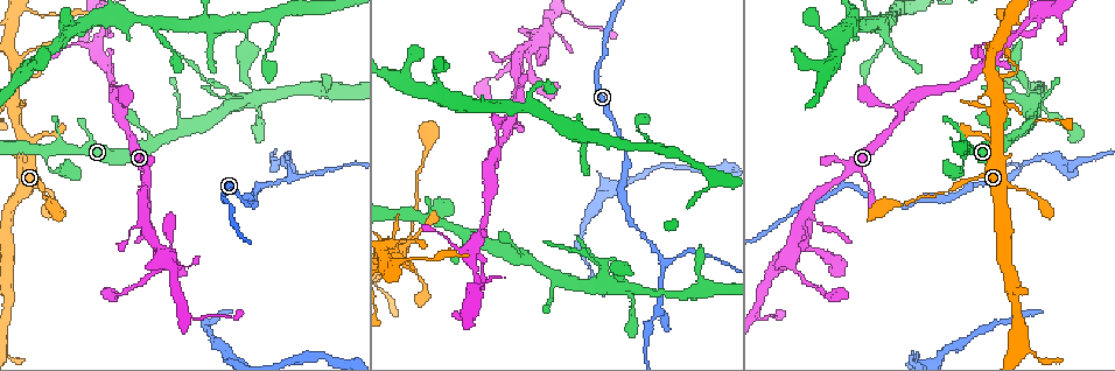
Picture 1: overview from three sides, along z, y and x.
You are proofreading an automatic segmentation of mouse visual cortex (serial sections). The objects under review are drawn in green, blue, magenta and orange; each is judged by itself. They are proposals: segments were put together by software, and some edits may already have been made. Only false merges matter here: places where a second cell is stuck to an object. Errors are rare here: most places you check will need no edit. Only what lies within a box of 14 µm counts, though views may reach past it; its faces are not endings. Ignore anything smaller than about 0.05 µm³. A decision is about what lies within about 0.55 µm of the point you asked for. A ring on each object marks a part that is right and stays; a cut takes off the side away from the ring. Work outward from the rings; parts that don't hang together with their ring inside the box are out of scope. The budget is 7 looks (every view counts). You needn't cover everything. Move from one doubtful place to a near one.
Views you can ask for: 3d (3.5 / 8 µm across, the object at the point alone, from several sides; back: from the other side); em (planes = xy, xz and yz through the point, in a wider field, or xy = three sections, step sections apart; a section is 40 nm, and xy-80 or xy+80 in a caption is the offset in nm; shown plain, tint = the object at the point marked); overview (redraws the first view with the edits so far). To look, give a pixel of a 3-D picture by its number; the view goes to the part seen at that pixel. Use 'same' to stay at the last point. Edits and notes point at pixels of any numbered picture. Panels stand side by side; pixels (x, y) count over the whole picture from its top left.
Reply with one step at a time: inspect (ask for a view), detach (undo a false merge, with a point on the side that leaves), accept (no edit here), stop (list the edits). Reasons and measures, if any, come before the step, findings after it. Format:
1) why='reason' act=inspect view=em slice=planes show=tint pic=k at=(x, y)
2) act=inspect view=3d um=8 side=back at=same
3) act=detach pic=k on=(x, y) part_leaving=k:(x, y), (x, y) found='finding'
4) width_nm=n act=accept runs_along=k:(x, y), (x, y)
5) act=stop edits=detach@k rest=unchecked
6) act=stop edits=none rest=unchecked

why='abrupt turn' act=inspect view=3d um=3.5 pic=1 at=(1014, 72)

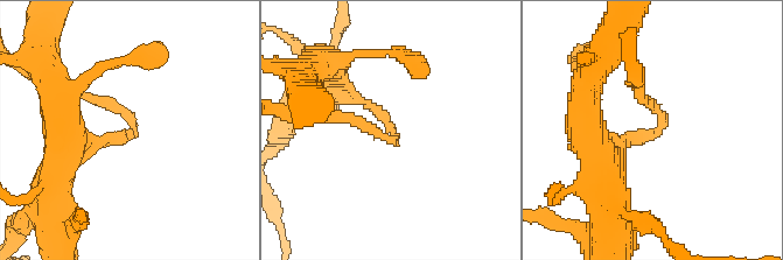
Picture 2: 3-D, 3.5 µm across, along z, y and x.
arm_widths_nm=150,150 why='need the tissue' act=inspect view=em slice=planes show=tint pic=2 at=(132, 132)

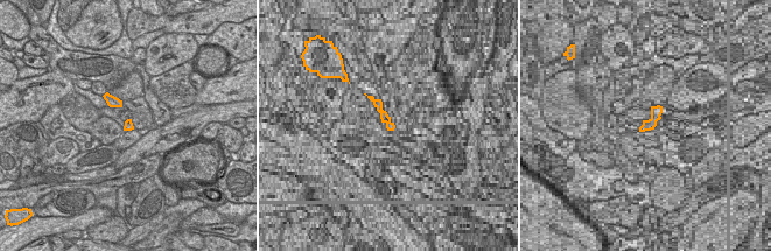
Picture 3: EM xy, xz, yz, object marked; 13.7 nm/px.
act=accept runs_along=2:(614, 150), (662, 126), (641, 90) found='continuous, no second cell'

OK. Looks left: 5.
why='calibre changes' act=inspect view=3d um=3.5 pic=1 at=(446, 238)

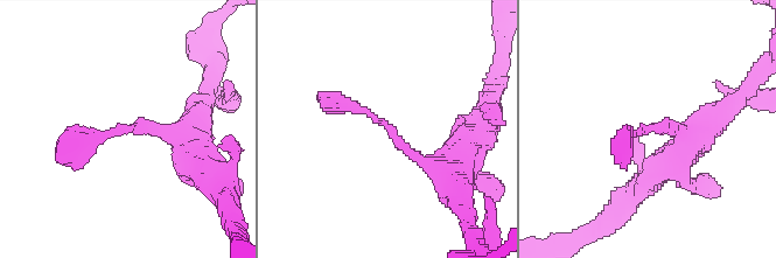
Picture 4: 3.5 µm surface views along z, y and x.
act=inspect view=em slice=xy step=1 show=tint pic=4 at=(126, 125)

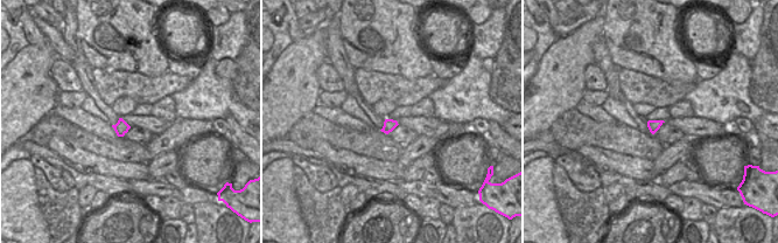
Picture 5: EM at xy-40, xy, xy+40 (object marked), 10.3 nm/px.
act=accept found='all the same cell'

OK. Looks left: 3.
why='three-way junction' act=inspect view=3d um=8 pic=1 at=(666, 261)

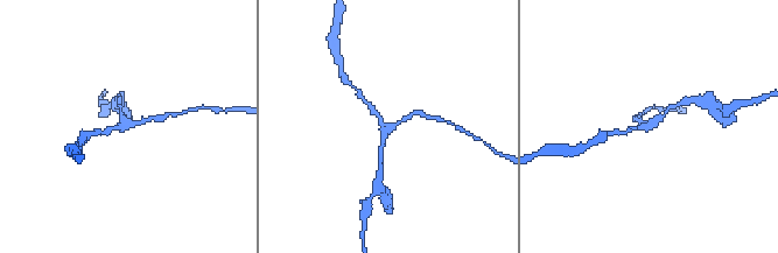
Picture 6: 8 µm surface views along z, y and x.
why='closer look' act=inspect view=3d um=3.5 pic=6 at=(121, 125)

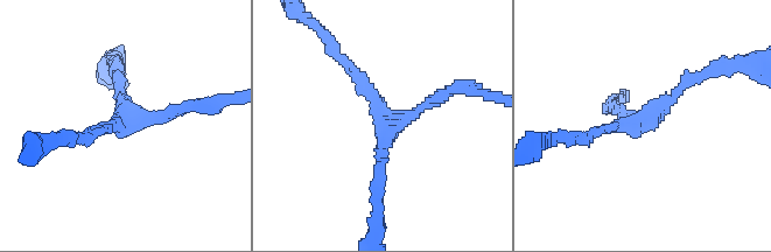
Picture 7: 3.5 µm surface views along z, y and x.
arms=3 arm_widths_nm=150,150,200 act=inspect view=em slice=planes show=tint pic=7 at=(128, 124)

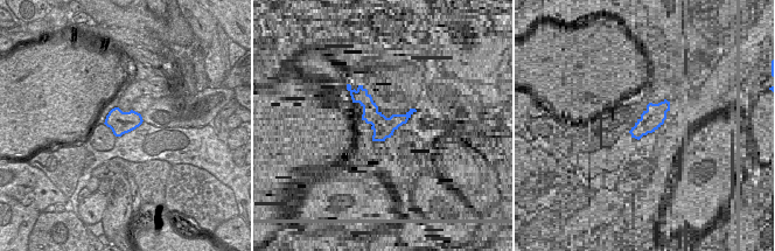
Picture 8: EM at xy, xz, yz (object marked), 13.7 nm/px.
width_nm=320 act=accept runs_along=7:(586, 137), (645, 123), (699, 76) found='all the same cell'

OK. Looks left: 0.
act=stop edits=none rest=unchecked

